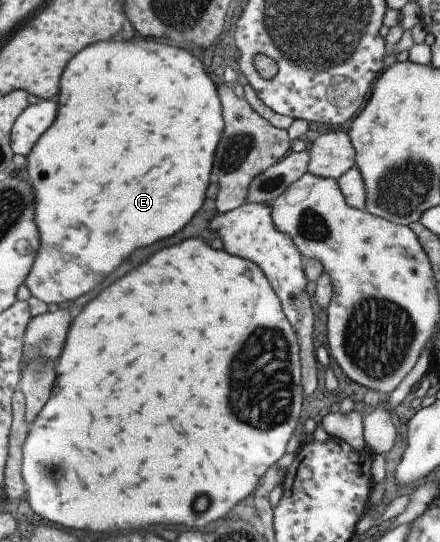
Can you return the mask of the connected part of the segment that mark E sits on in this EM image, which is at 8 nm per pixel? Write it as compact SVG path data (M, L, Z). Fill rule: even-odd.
M154 39L102 41L83 49L82 53L76 55L76 59L72 58L72 63L68 63L67 67L68 71L64 72L64 87L60 91L59 118L26 157L27 174L35 188L35 220L39 224L43 241L37 251L35 265L28 274L25 284L32 296L48 305L74 301L94 291L104 281L104 277L114 273L138 247L148 247L148 251L140 251L140 255L136 255L136 259L132 259L132 263L128 263L124 271L132 271L132 267L140 267L140 263L146 263L152 257L152 251L156 251L156 247L150 247L150 245L176 235L176 231L182 231L206 203L206 191L210 187L216 149L225 130L219 87L216 87L216 83L210 79L210 74L206 73L202 61L198 61L198 57L194 57L184 49L158 43Z

